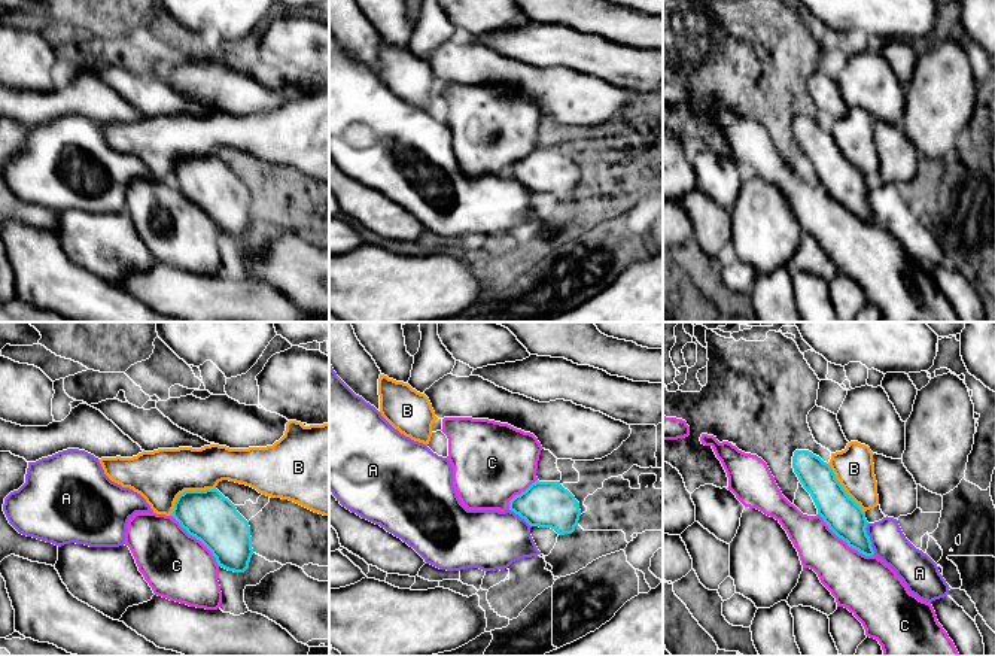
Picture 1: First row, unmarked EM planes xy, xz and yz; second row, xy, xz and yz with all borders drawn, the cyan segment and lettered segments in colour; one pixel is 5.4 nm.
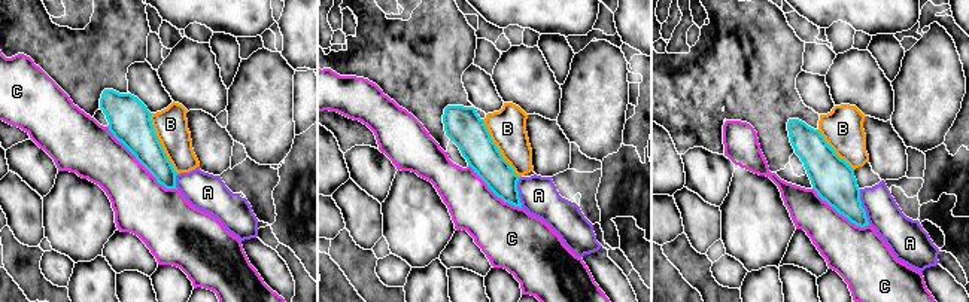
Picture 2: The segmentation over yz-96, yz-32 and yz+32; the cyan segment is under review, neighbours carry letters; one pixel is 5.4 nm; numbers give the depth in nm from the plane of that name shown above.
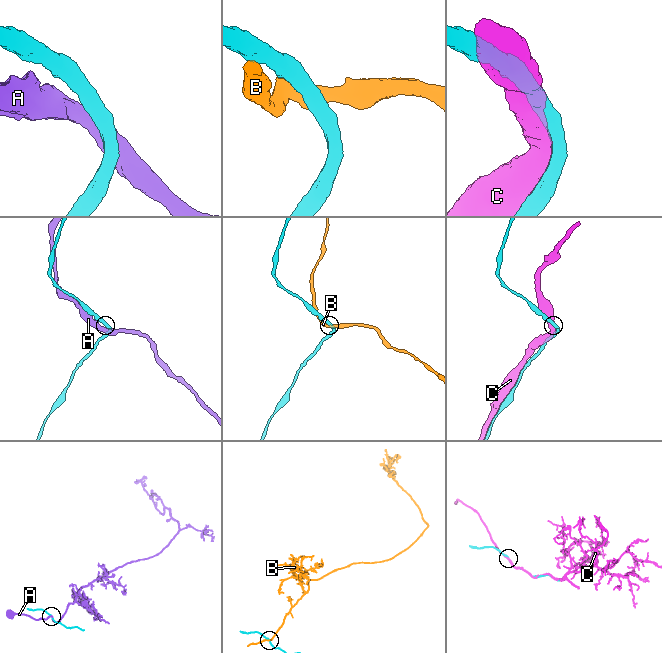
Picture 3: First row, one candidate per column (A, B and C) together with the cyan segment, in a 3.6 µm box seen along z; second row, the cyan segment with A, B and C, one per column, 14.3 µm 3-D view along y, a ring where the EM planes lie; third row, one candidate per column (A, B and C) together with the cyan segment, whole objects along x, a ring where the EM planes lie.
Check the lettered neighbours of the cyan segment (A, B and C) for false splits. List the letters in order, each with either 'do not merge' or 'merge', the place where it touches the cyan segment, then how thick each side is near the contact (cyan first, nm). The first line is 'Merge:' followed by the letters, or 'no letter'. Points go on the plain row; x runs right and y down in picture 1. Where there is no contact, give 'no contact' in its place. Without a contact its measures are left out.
Merge: C
A: do not merge; meets cyan in yz at (869, 204); 200 nm thick on the cyan side, 190 nm on the other
B: do not merge; meets cyan in xy at (186, 157); 280 nm thick on the cyan side, 280 nm on the other
C: merge; meets cyan in yz at (845, 206); 200 nm thick on the cyan side, 300 nm on the other

